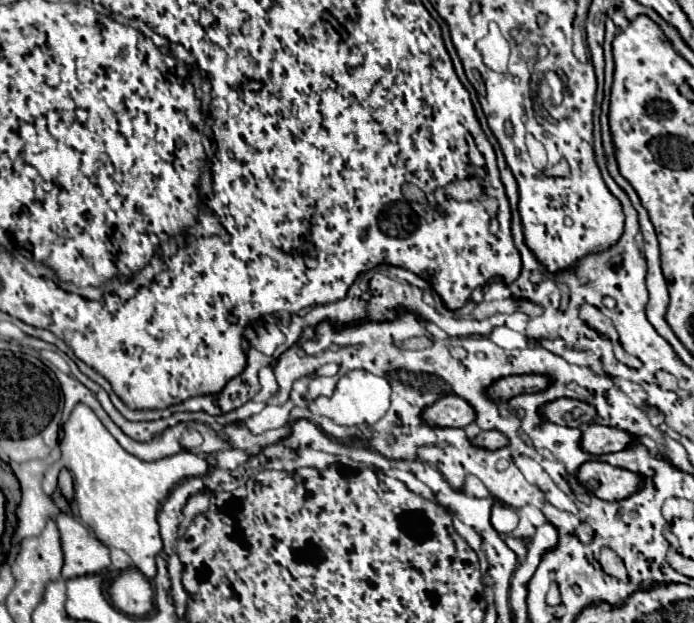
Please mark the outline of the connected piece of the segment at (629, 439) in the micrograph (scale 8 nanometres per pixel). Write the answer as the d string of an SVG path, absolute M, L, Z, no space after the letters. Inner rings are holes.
M587 424L583 428L581 446L585 452L601 456L601 454L609 454L609 452L621 452L627 446L631 446L633 442L635 442L635 436L625 430L609 428L609 426L601 426L601 424Z

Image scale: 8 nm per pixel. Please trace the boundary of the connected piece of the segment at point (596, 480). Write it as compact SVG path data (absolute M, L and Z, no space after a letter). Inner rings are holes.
M591 460L581 466L579 482L601 500L625 500L641 490L641 476L637 472L611 466L607 462Z

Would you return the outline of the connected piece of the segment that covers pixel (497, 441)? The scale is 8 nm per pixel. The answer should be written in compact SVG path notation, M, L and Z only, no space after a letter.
M489 430L489 432L481 432L479 436L473 438L473 444L477 446L483 446L483 448L489 448L489 450L499 450L503 446L509 444L507 436L501 434L499 430Z

